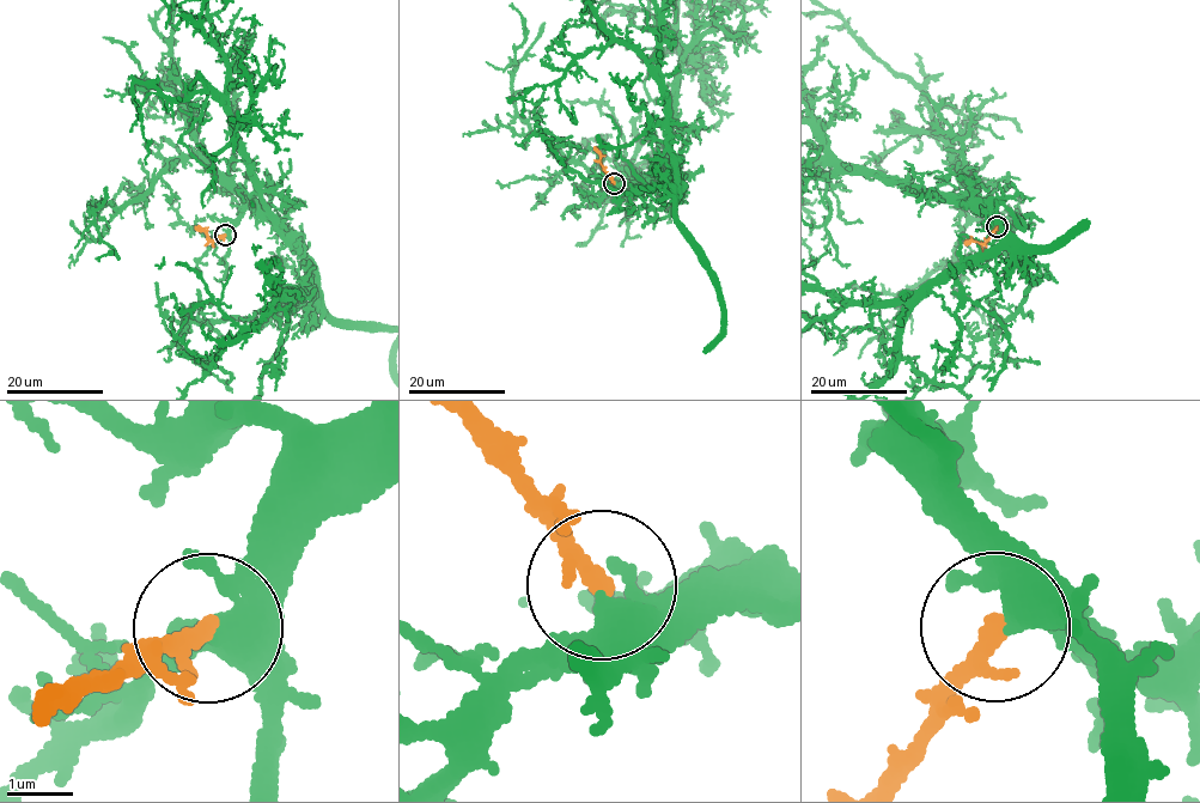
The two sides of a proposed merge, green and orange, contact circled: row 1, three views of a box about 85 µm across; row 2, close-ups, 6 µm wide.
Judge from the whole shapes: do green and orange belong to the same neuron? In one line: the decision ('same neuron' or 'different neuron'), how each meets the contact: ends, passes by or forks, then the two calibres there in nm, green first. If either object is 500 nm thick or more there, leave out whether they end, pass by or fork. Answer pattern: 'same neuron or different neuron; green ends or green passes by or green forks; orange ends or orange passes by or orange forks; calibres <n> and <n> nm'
same neuron; green passes by; orange ends; calibres 400 and 240 nm

